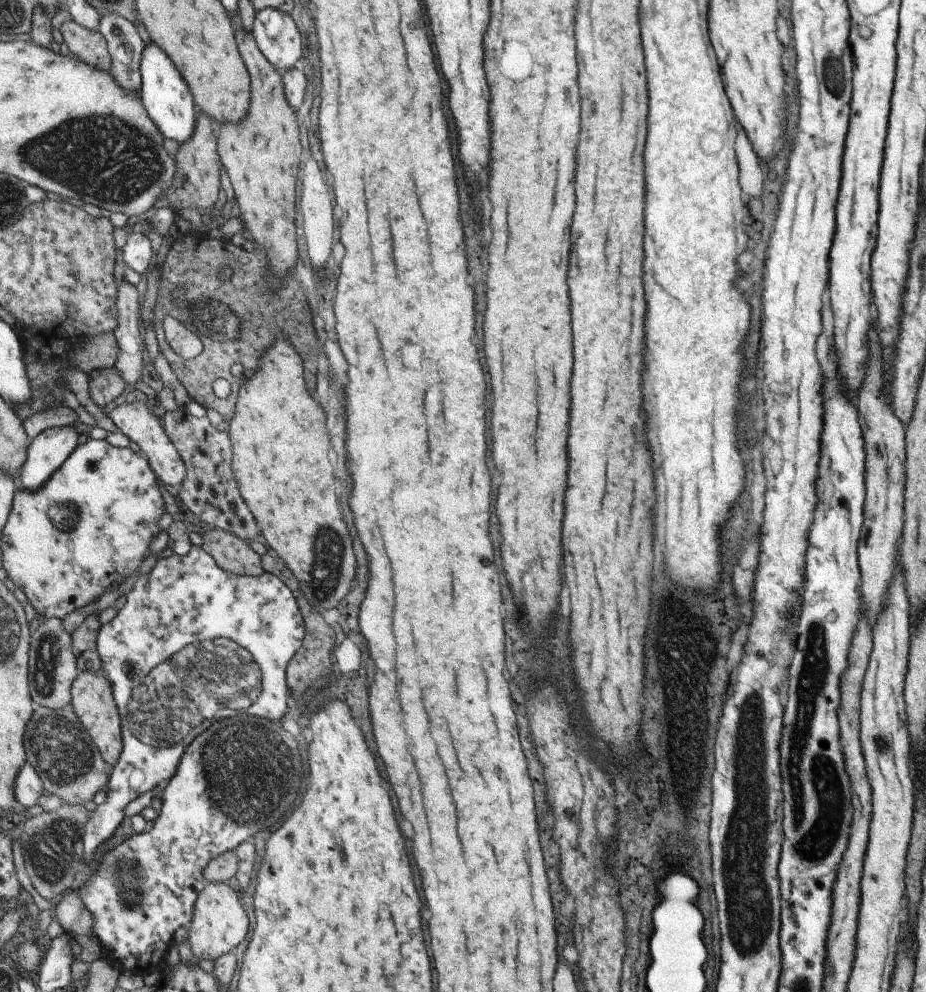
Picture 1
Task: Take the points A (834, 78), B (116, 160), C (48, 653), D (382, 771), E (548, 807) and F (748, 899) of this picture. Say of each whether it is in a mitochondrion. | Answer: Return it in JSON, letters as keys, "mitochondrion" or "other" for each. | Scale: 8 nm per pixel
{"A":"mitochondrion","B":"mitochondrion","C":"mitochondrion","D":"other","E":"other","F":"mitochondrion"}

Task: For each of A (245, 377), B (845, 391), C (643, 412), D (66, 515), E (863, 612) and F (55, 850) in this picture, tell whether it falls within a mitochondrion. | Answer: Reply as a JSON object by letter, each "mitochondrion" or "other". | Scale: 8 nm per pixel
{"A":"other","B":"other","C":"other","D":"mitochondrion","E":"other","F":"mitochondrion"}

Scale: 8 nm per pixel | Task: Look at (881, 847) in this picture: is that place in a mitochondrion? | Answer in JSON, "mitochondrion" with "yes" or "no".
{"mitochondrion":"no"}

